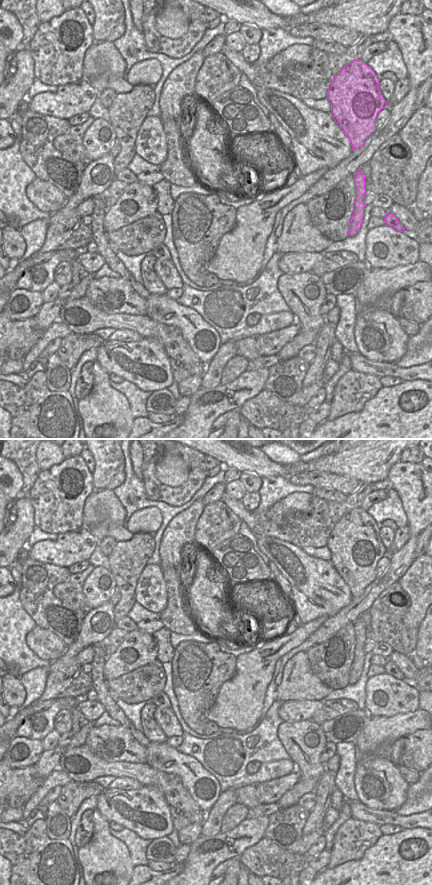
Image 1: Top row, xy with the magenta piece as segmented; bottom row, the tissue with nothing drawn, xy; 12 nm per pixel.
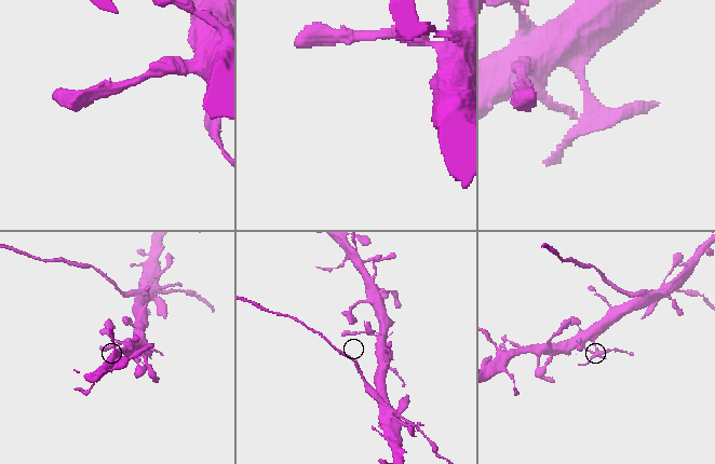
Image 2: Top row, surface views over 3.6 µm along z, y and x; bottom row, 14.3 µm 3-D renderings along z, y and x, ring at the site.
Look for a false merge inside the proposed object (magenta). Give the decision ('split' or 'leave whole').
split

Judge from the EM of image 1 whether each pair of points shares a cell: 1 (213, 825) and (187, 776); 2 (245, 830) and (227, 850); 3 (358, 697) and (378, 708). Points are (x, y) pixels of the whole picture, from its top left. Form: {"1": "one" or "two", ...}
{"1": "one", "2": "one", "3": "two"}

